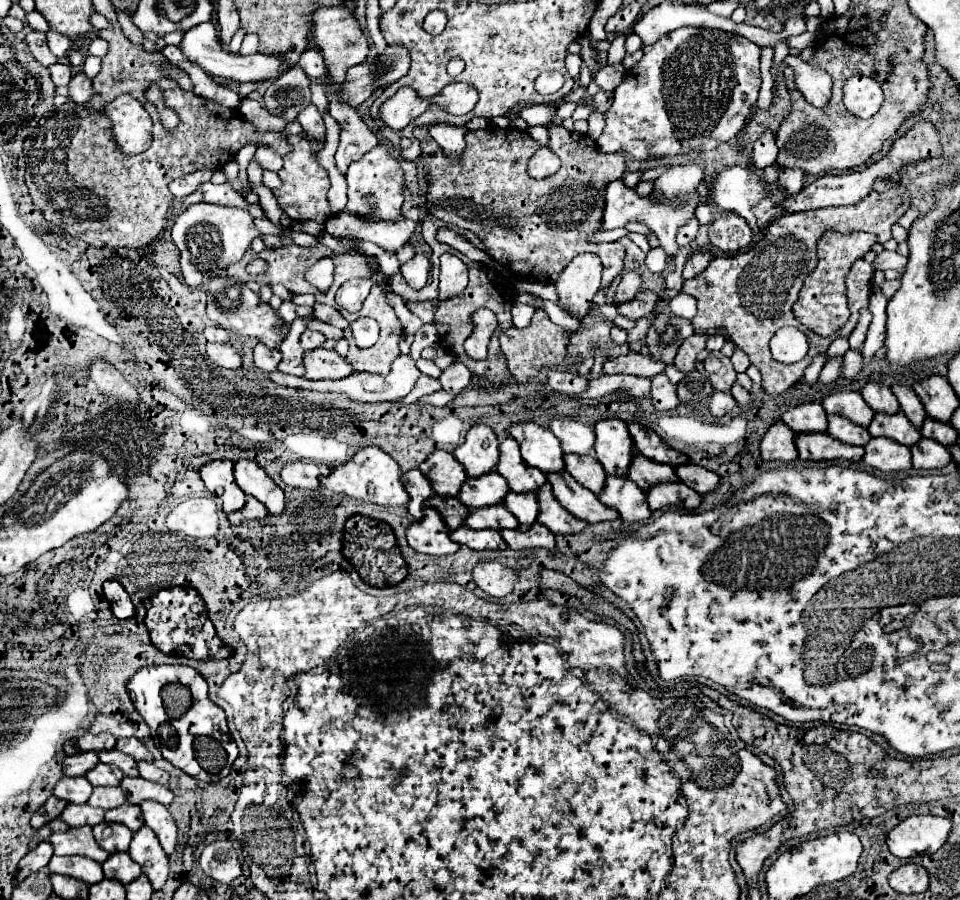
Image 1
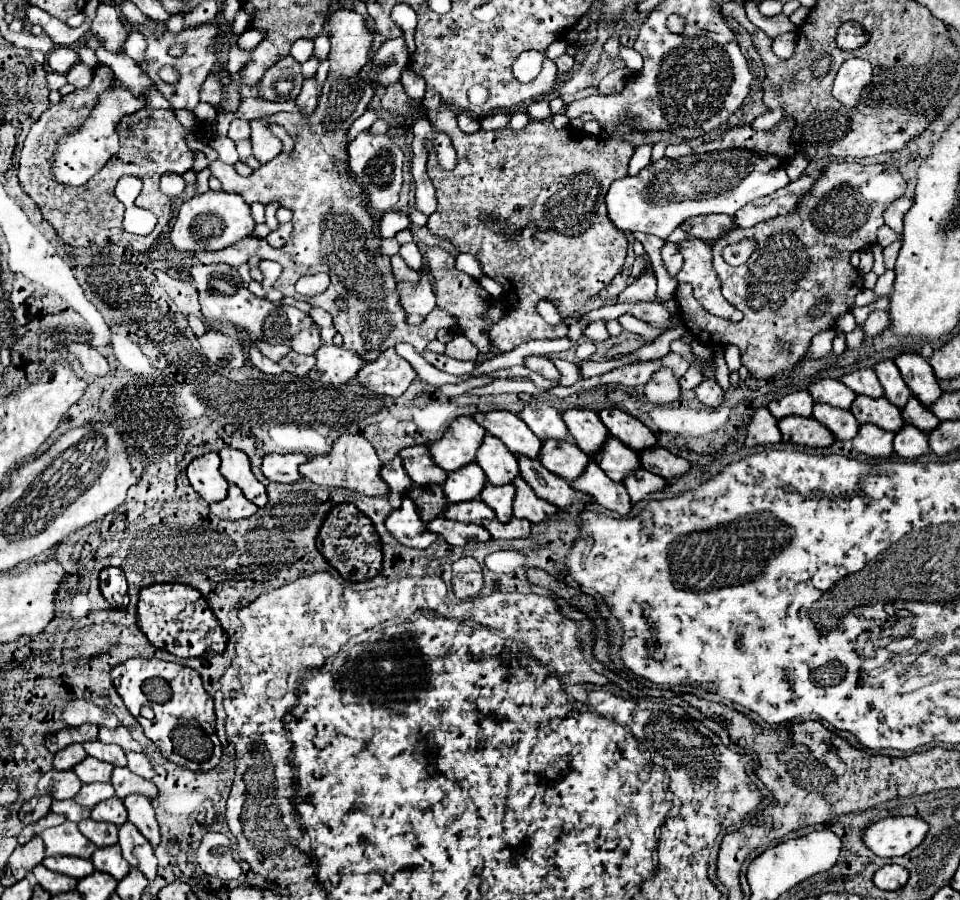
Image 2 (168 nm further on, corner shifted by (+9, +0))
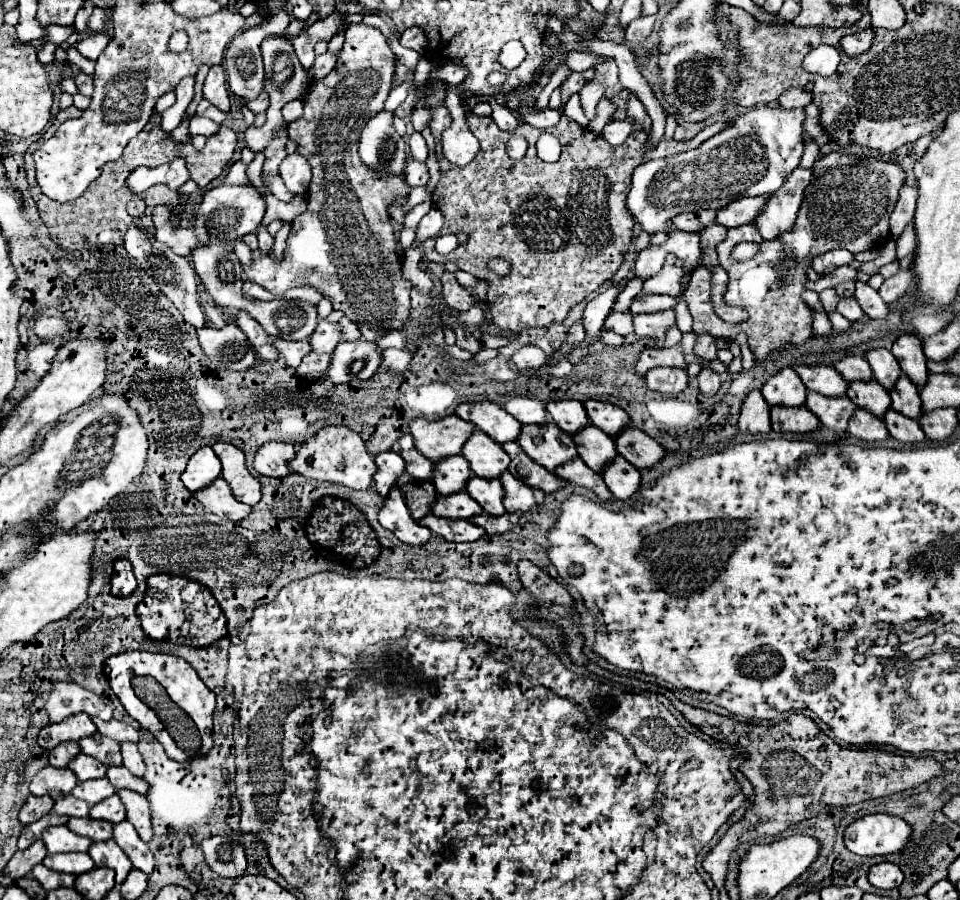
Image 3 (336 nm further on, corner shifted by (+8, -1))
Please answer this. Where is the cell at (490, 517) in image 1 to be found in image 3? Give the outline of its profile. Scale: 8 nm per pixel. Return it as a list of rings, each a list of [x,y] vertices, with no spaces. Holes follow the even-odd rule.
[[[455,492],[449,496],[439,496],[433,506],[431,506],[431,514],[435,516],[443,516],[443,518],[471,518],[475,514],[481,514],[483,508],[473,502],[473,498],[467,492]]]

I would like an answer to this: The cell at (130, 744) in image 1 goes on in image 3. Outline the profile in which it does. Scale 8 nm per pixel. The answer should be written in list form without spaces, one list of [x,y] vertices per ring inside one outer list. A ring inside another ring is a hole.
[[[95,718],[95,726],[97,726],[97,730],[99,730],[103,736],[113,738],[113,740],[117,740],[117,742],[123,742],[123,740],[139,742],[139,734],[137,734],[137,730],[135,730],[133,726],[121,722],[121,720],[111,718],[109,722],[103,722],[103,720]]]

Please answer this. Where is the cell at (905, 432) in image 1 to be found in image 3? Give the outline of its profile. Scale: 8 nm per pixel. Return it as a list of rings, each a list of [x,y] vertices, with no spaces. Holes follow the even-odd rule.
[[[869,380],[869,382],[851,382],[847,388],[847,396],[865,410],[871,410],[877,418],[883,418],[887,408],[891,406],[889,392],[879,386],[879,382]]]

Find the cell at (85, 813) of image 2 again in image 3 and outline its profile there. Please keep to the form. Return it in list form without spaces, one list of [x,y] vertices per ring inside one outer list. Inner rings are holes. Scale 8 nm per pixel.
[[[67,794],[67,796],[55,800],[53,812],[65,814],[65,816],[87,816],[89,814],[89,806],[83,800],[77,800],[75,796]]]

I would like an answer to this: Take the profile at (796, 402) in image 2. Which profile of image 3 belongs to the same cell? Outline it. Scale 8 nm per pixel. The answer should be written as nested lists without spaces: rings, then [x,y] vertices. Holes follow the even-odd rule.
[[[783,368],[773,374],[761,388],[769,406],[801,406],[805,404],[807,388],[793,368]]]

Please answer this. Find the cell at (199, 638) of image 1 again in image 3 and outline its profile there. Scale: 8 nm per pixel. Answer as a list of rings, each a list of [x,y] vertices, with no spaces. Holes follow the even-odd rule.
[[[151,576],[147,580],[147,592],[137,606],[137,616],[141,618],[141,626],[151,640],[167,640],[173,644],[203,648],[227,636],[225,614],[219,608],[219,602],[211,594],[211,590],[195,580],[181,576]]]

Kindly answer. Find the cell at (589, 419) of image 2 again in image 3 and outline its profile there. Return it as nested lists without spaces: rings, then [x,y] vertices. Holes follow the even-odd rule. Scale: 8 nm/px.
[[[549,400],[545,402],[545,408],[553,422],[567,434],[581,430],[589,422],[583,404],[577,400]]]

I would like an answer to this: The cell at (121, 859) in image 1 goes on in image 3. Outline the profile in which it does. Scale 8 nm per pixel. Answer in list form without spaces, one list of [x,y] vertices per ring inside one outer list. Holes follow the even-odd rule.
[[[103,840],[103,842],[93,842],[91,848],[89,848],[89,856],[93,858],[95,866],[111,866],[117,876],[115,876],[115,882],[121,884],[127,874],[131,872],[133,864],[131,860],[127,858],[127,854],[117,846],[115,840]]]

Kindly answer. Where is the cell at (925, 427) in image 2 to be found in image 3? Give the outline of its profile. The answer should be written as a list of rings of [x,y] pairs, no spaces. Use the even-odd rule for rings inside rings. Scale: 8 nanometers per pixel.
[[[901,374],[901,378],[895,382],[895,386],[893,386],[893,390],[891,390],[889,394],[891,394],[891,400],[893,400],[891,406],[893,406],[897,412],[905,414],[907,418],[917,420],[919,414],[923,414],[917,386],[915,386],[905,374]]]

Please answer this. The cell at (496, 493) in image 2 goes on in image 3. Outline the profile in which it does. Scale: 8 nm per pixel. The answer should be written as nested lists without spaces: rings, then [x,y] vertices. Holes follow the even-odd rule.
[[[471,476],[467,480],[465,486],[467,494],[491,516],[499,516],[505,514],[503,510],[503,488],[501,482],[497,478],[479,478],[479,476]]]

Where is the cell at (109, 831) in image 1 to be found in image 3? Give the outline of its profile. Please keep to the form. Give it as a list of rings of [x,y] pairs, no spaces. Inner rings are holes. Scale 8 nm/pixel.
[[[69,818],[67,828],[79,836],[87,836],[93,842],[97,840],[109,840],[113,836],[113,824],[105,820],[93,820],[93,818]]]

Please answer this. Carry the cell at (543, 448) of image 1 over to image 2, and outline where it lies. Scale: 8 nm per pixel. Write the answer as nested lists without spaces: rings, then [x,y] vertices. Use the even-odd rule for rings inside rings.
[[[510,411],[476,413],[474,421],[482,425],[490,435],[498,437],[514,455],[526,455],[538,459],[542,441],[530,431],[530,427]]]

